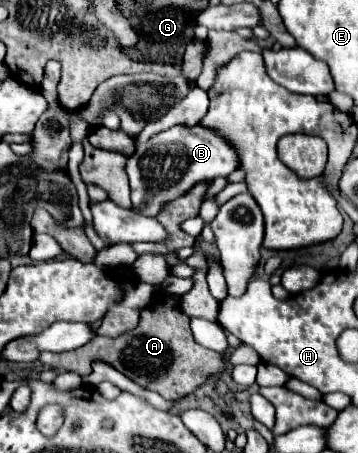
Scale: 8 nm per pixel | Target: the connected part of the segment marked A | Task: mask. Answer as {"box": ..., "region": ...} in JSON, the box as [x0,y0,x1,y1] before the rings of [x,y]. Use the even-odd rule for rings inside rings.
{"box":[40,296,224,400],"region":[[[160,296],[154,310],[144,310],[140,316],[140,322],[136,328],[116,336],[96,336],[92,342],[84,344],[82,348],[76,348],[72,352],[40,352],[40,362],[44,366],[50,366],[54,370],[64,372],[76,372],[80,376],[88,376],[92,372],[92,364],[96,360],[102,360],[134,380],[138,386],[148,388],[152,392],[158,392],[164,400],[178,400],[190,392],[194,392],[198,386],[206,382],[208,376],[216,376],[222,372],[224,364],[220,360],[220,354],[214,350],[208,350],[200,346],[190,332],[190,318],[180,310],[178,296]]]}

